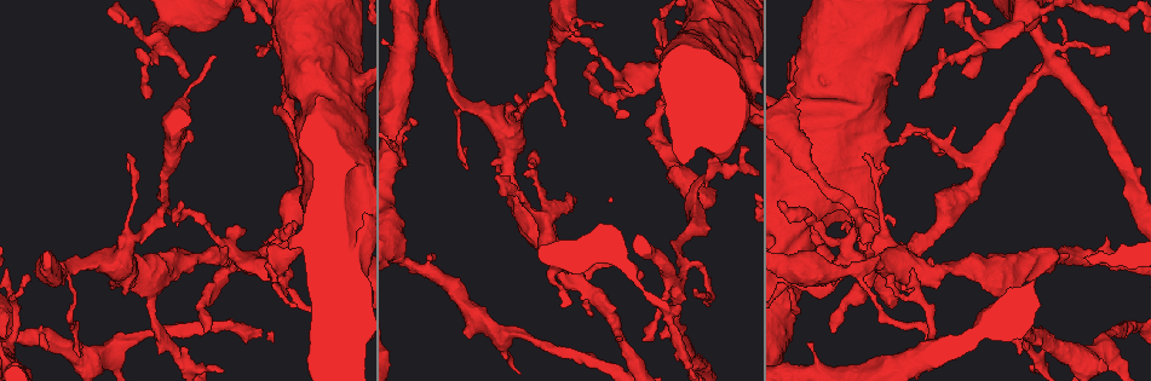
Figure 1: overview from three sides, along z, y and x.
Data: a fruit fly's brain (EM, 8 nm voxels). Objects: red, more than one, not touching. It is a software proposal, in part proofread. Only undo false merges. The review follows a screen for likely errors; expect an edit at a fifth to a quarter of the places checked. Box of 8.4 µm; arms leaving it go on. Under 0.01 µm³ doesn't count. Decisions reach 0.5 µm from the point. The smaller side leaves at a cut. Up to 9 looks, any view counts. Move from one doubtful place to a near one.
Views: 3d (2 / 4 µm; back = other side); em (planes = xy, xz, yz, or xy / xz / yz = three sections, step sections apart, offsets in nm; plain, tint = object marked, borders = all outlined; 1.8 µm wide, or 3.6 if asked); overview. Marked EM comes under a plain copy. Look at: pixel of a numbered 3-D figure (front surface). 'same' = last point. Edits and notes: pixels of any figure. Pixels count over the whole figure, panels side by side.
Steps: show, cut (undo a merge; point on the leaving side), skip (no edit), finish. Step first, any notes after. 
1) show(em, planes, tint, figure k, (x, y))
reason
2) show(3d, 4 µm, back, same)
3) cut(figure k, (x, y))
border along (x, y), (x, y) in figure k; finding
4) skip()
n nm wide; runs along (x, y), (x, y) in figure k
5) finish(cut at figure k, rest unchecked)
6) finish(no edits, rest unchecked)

show(3d, 4 µm, figure 1, (178, 212))
abrupt turn

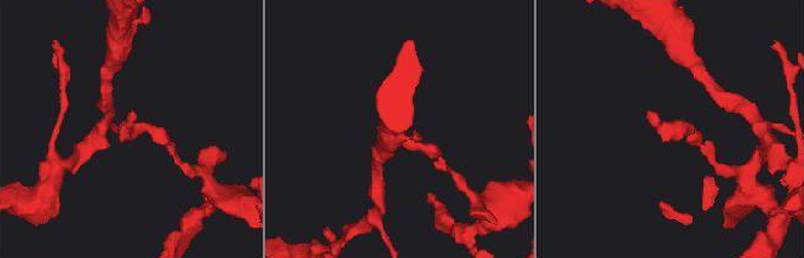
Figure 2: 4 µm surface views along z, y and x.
show(em, planes, tint, figure 2, (679, 128))

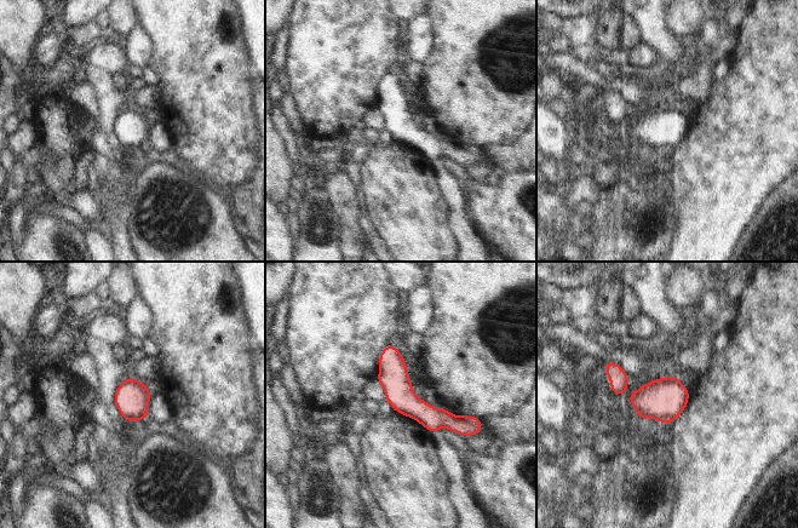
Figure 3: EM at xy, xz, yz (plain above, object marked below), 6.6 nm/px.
skip()
runs along (386, 350), (426, 415), (469, 423) in figure 3; one neuron here

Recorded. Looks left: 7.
show(em, 3.6 µm, xz, step 8, borders, figure 1, (512, 123))
two arms at a narrow angle

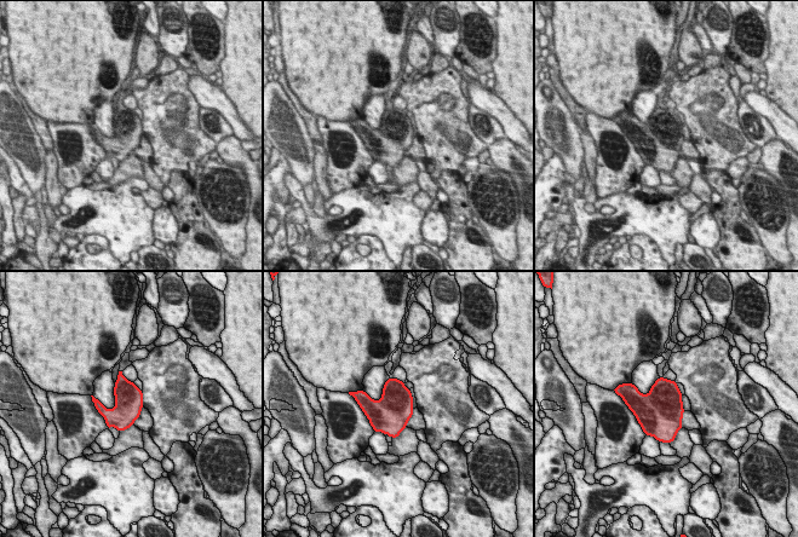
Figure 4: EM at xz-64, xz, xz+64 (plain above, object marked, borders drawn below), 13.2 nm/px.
skip()
380 nm wide; all the same neuron

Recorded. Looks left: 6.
show(3d, 2 µm, back, figure 1, (1104, 352))
three-way junction

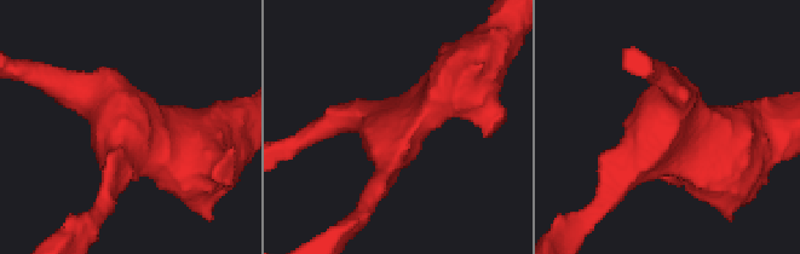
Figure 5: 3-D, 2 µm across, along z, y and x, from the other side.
show(em, planes, tint, figure 5, (674, 130))
3 arms; arms of 170, 200, 400 nm

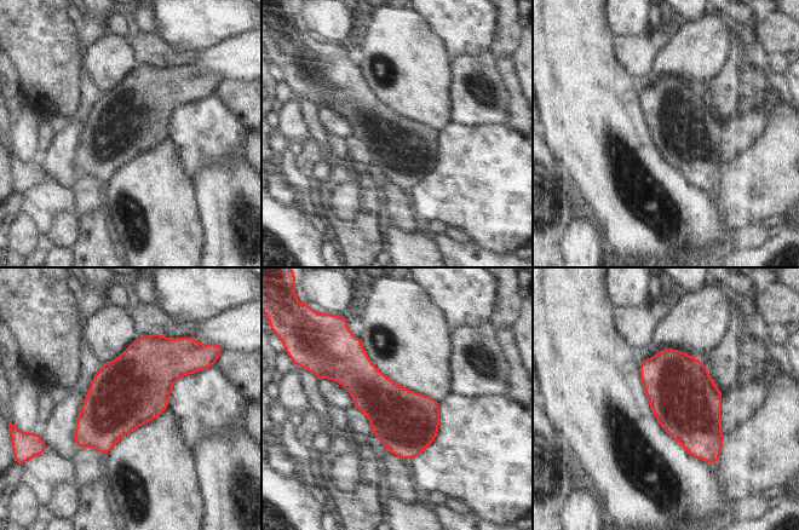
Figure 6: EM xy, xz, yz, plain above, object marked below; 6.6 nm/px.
skip()
420 nm wide; continuous, no second neuron

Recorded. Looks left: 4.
show(em, xz, step 16, tint, figure 1, (546, 218))
sudden change in width

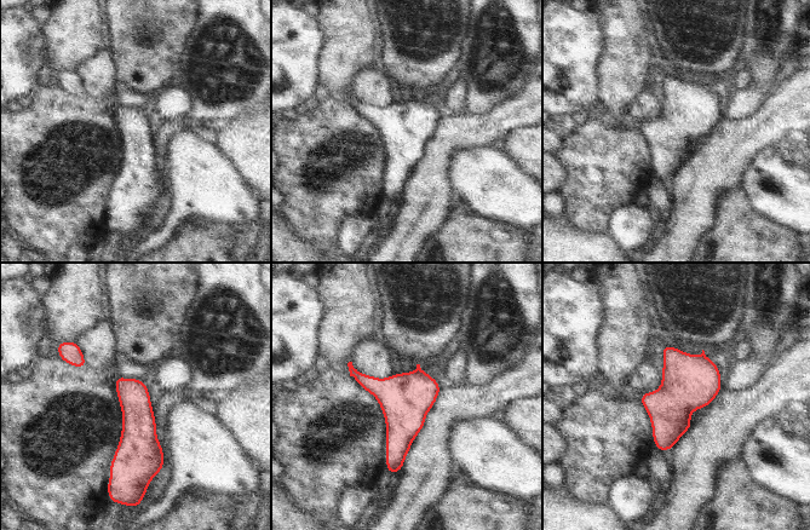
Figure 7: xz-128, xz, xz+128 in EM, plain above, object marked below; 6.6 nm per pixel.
skip()
all the same neuron

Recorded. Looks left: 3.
finish(no edits, rest unchecked)

